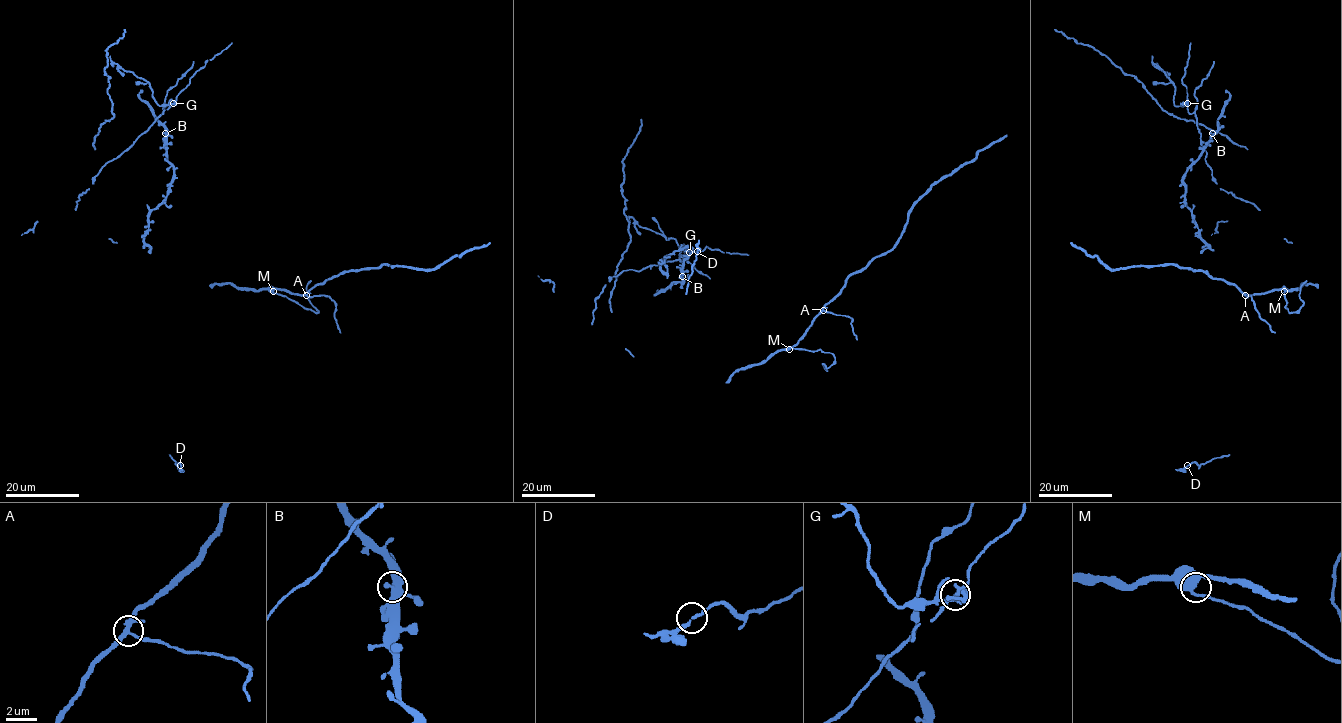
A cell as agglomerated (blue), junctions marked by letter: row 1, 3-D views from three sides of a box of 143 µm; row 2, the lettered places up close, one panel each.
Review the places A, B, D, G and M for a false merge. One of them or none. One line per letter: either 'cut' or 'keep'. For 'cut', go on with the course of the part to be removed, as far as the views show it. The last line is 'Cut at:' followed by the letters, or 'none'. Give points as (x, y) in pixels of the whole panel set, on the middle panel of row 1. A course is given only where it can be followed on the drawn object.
A: keep
B: keep
D: keep
G: cut | (689, 252), (673, 238), (641, 227), (626, 216)
M: keep
Cut at: G

